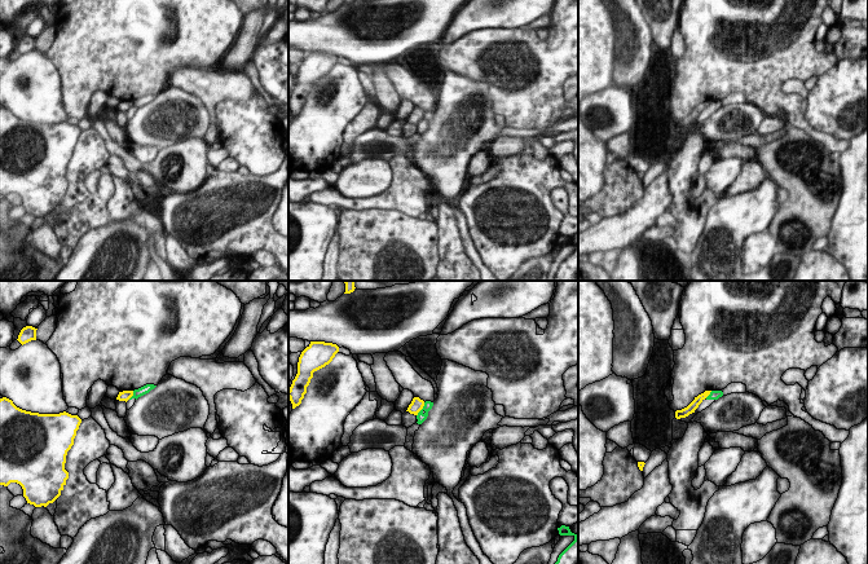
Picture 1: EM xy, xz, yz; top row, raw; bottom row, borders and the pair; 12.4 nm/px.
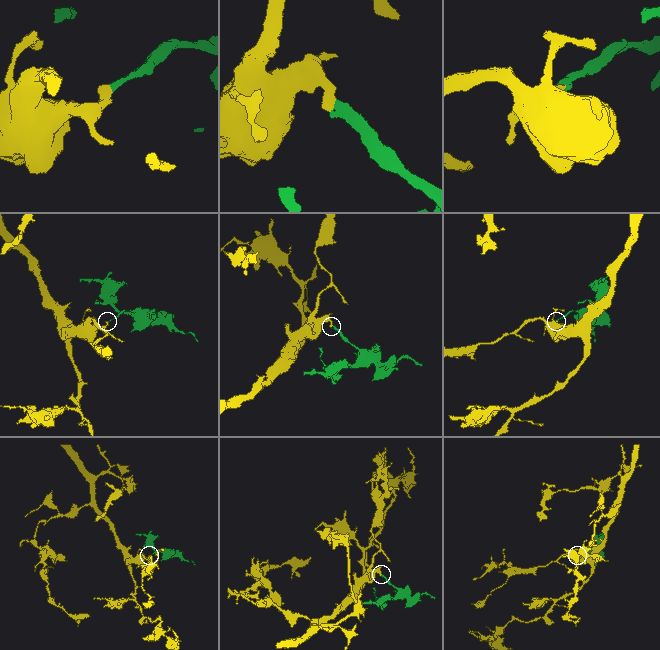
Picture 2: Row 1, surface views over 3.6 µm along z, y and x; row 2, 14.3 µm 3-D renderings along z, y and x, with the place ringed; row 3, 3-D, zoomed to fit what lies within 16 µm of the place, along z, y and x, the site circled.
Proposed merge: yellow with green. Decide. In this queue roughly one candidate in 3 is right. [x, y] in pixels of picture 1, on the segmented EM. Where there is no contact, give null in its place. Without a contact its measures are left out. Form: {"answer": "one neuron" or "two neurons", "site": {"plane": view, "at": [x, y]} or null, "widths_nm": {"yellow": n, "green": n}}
{"answer": "two neurons", "site": {"plane": "xz", "at": [422, 408]}, "widths_nm": {"yellow": 160, "green": 120}}

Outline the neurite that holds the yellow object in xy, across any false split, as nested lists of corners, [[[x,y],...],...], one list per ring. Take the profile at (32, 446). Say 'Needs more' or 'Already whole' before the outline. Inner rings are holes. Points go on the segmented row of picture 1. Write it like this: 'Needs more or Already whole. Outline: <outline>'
Already whole. Outline: [[[0,398],[0,485],[19,484],[35,507],[53,503],[69,479],[66,455],[80,423],[66,411],[31,413]]]

